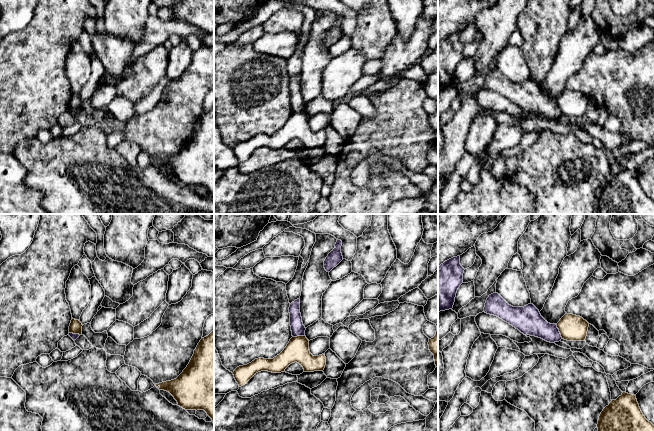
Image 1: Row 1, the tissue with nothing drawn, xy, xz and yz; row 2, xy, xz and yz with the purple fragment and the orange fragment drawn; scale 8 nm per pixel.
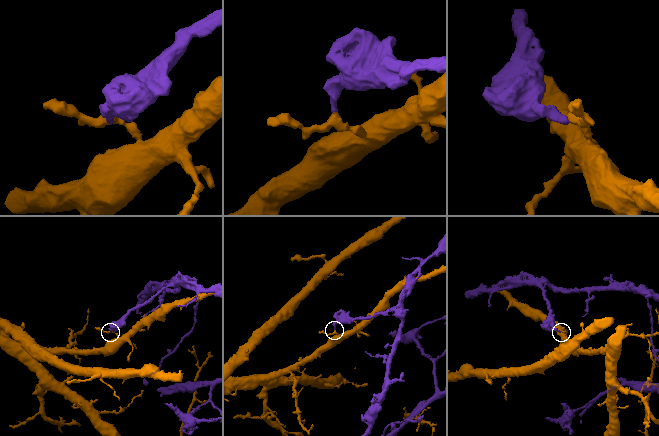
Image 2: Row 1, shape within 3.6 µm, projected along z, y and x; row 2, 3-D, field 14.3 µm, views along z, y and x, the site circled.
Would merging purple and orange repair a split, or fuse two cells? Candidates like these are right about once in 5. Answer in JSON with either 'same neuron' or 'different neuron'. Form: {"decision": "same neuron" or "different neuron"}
{"decision": "different neuron"}

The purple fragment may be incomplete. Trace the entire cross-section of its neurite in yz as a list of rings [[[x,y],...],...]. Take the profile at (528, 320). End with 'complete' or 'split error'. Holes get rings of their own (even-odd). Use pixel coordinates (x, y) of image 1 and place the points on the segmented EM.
[[[495,292],[487,298],[484,312],[499,317],[524,335],[535,336],[550,343],[562,339],[557,325],[548,323],[531,303],[524,307],[513,307]]]; complete

